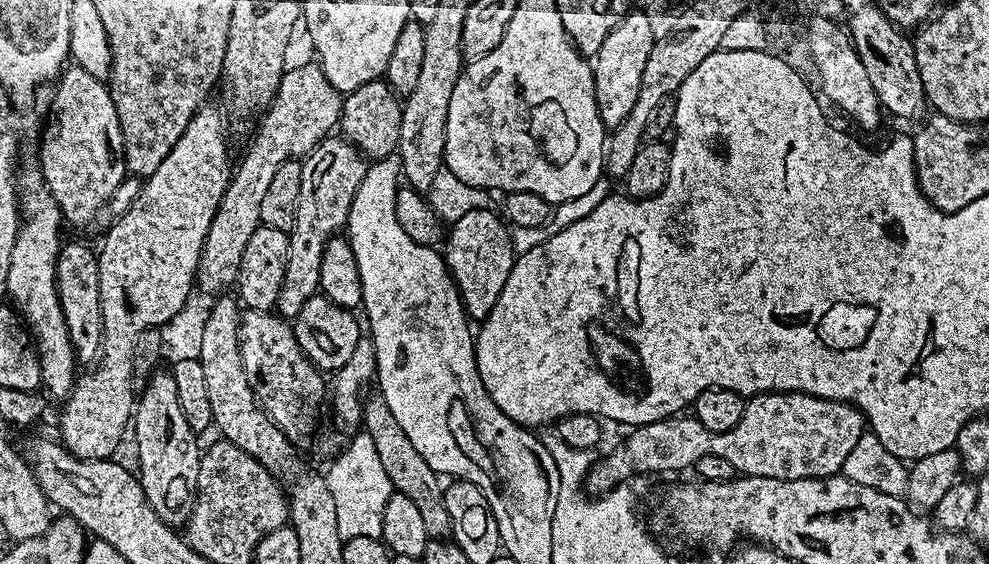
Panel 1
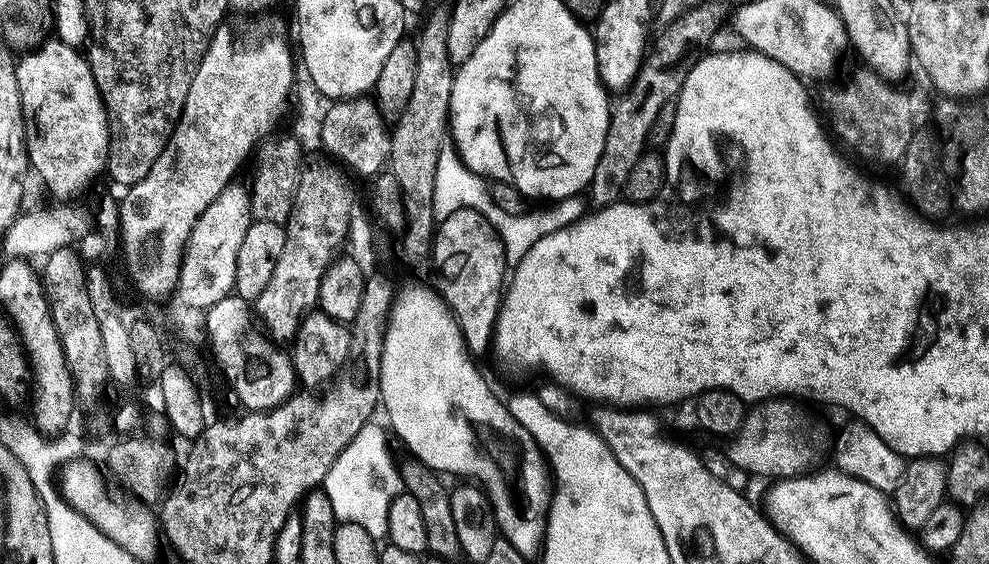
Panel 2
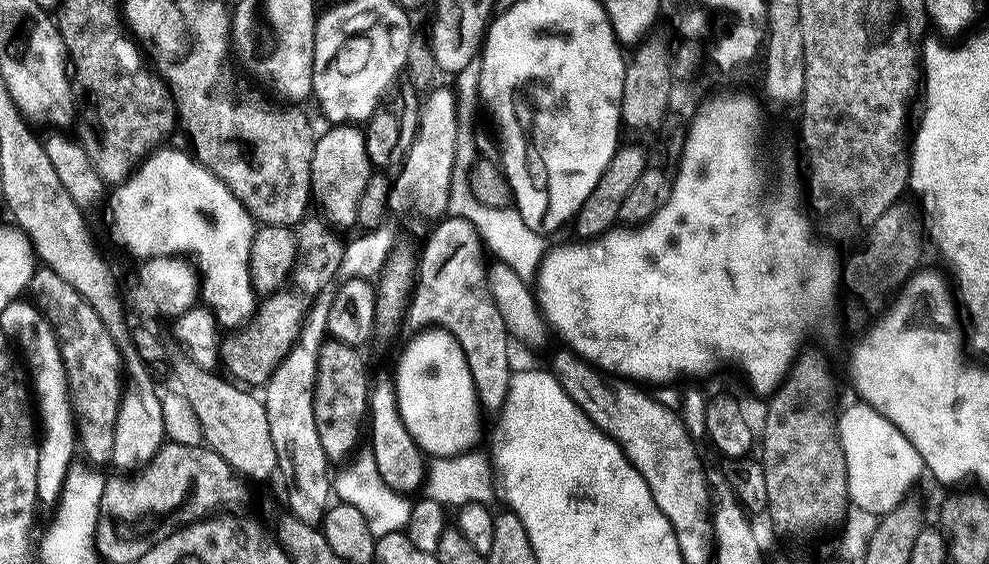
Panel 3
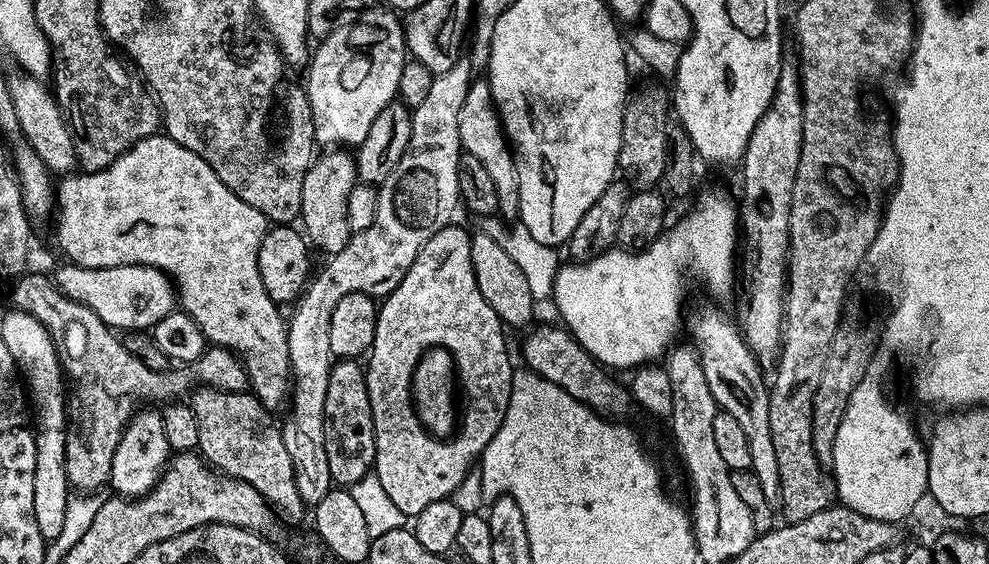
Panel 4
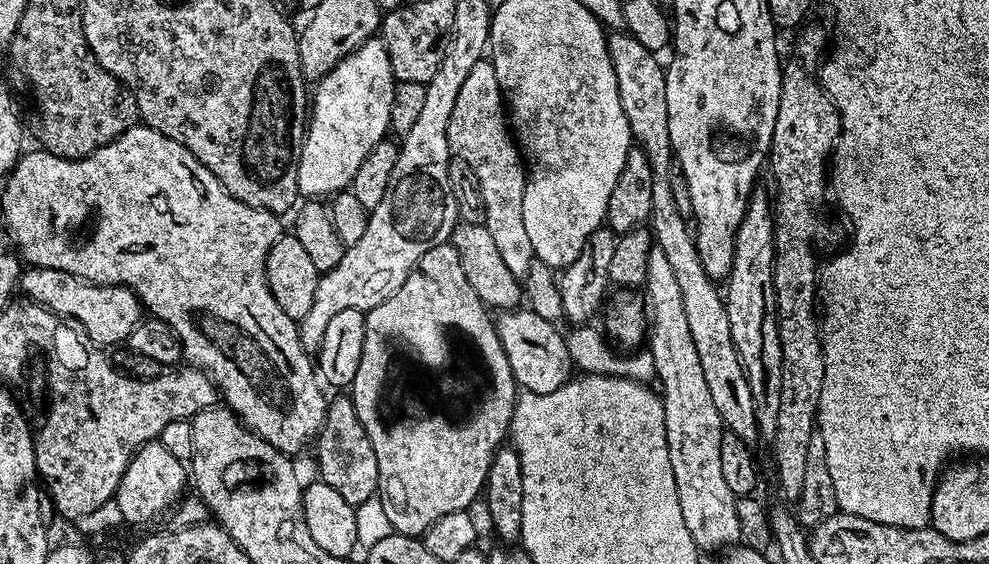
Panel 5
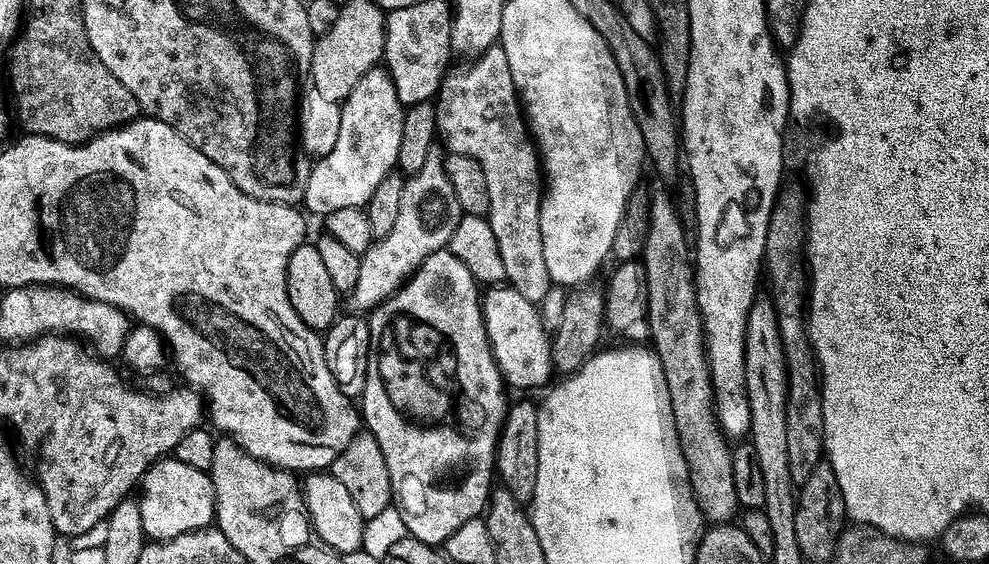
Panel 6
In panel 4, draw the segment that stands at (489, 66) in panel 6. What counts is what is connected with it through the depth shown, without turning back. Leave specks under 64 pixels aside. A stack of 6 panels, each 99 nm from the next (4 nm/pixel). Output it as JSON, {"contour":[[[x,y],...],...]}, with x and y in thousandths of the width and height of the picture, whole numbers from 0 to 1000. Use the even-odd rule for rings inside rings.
{"contour":[[[478,140],[471,160],[471,181],[467,181],[467,195],[463,195],[463,245],[466,264],[472,275],[483,280],[491,309],[495,309],[495,323],[499,323],[504,348],[505,381],[518,383],[522,374],[527,374],[526,337],[522,324],[522,280],[518,273],[514,243],[510,239],[510,223],[502,197],[502,183],[497,177],[492,140]]]}

